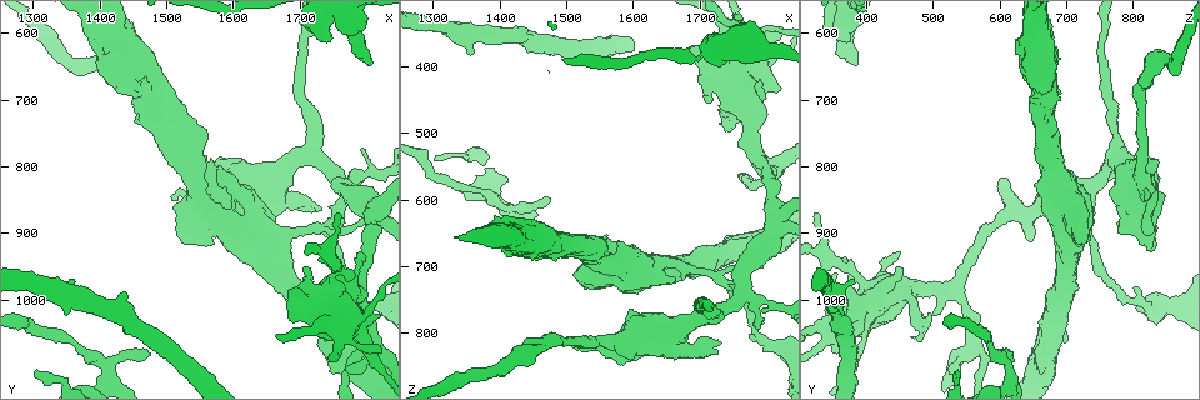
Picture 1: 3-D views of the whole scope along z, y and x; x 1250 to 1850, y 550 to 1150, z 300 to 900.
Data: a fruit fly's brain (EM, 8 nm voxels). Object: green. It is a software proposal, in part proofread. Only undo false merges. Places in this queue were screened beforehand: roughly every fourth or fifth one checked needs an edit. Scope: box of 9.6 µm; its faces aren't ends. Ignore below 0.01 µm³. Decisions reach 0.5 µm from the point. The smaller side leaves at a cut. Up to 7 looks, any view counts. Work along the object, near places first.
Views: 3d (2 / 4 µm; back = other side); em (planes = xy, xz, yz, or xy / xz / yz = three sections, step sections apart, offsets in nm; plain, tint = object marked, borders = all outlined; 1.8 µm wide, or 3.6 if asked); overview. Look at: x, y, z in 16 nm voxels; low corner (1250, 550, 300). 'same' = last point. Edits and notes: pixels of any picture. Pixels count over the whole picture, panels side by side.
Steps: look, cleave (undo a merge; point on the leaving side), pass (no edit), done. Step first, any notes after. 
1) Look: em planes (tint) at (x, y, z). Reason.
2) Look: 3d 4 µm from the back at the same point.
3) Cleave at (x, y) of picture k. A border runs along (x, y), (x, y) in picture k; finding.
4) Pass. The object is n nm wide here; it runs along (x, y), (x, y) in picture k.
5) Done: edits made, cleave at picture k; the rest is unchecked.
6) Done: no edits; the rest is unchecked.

Look: 3d 2 µm at (1740, 890, 725).

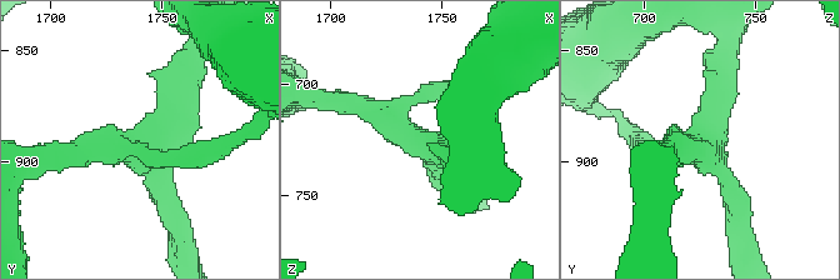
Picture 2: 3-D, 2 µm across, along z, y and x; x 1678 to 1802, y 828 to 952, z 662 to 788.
Look: em planes (plain) at (1740, 894, 728).

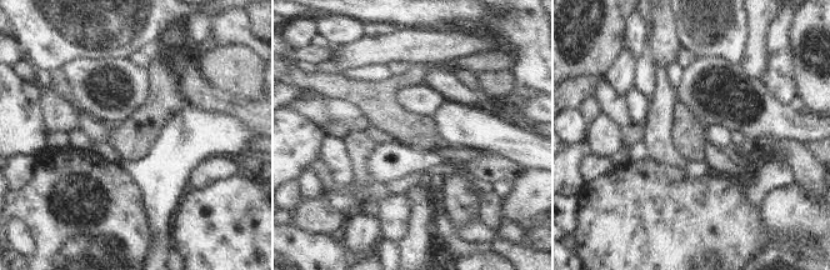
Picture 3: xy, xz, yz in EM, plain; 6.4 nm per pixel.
Look: em planes (tint) at the same point.

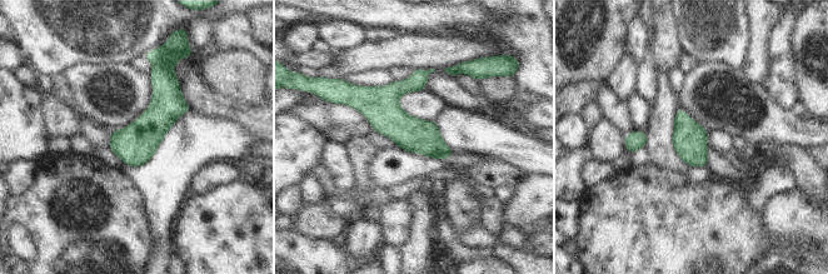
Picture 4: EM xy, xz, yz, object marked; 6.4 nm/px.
Pass. It runs along (350, 100), (372, 100), (449, 153) in picture 4; all the same neuron.

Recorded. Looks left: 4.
Look: 3d 2 µm at (1405, 1105, 610). Four-way junction.

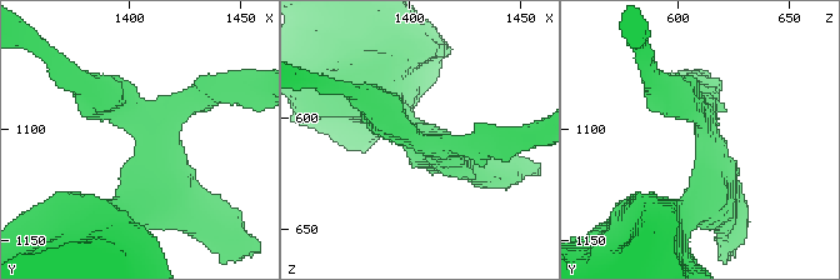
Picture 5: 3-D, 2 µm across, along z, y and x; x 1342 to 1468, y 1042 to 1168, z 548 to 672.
Look: em xy step 4 (tint) at (1407, 1104, 611). 4 arms meet here; now the EM.

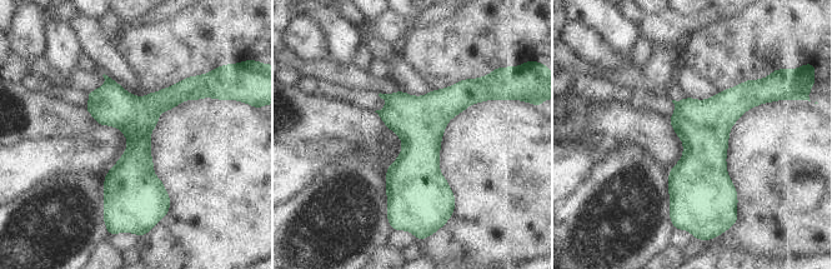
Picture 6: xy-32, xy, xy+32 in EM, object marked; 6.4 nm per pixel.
Look: em planes (tint) at the same point. Another direction.

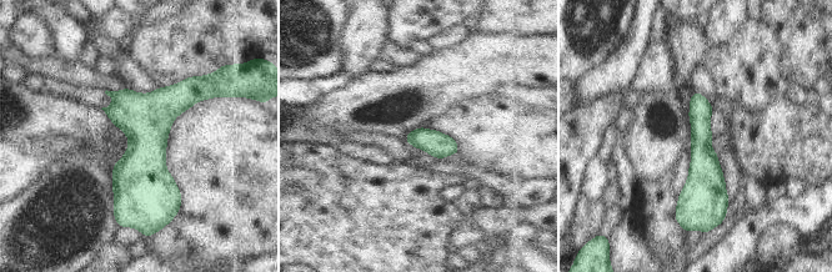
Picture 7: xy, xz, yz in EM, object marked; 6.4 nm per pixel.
Pass. One neuron here.

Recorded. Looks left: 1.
Done: no edits; the rest is unchecked.

